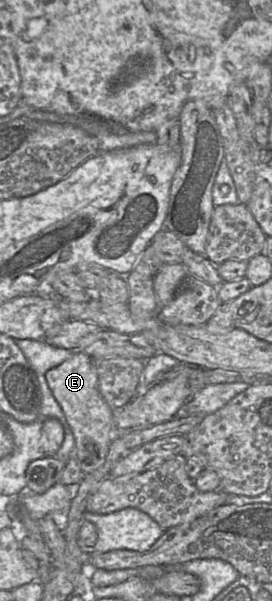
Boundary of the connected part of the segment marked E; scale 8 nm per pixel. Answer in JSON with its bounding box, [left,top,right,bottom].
[45,351,114,474]

